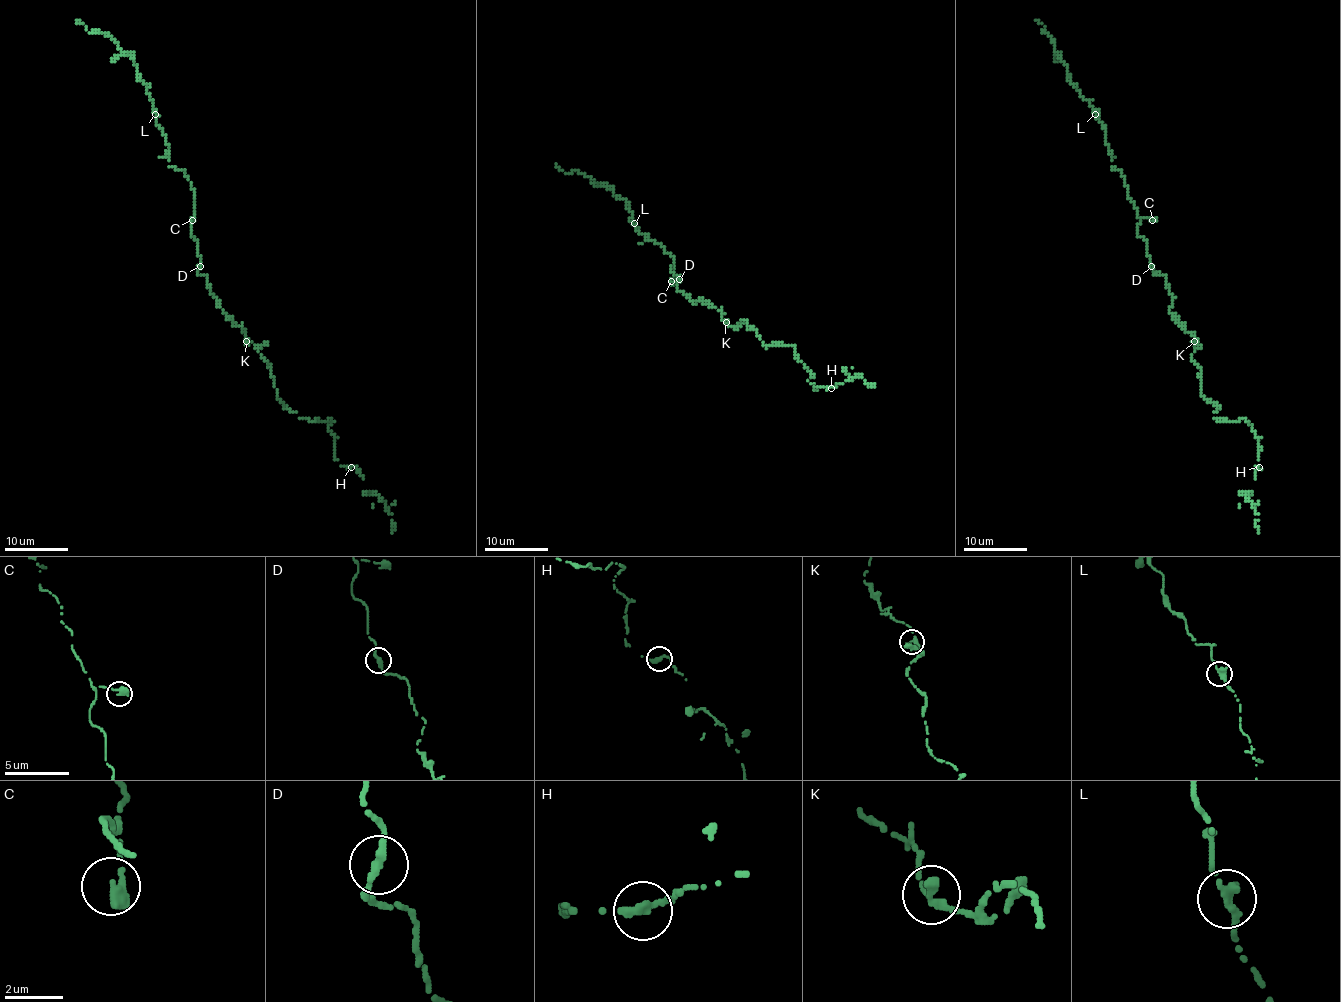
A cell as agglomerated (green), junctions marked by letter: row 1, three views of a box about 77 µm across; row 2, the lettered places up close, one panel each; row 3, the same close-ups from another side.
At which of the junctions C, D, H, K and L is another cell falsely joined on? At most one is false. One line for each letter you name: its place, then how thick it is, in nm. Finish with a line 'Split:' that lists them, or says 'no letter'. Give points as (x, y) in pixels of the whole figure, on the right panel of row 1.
Split: no letter

